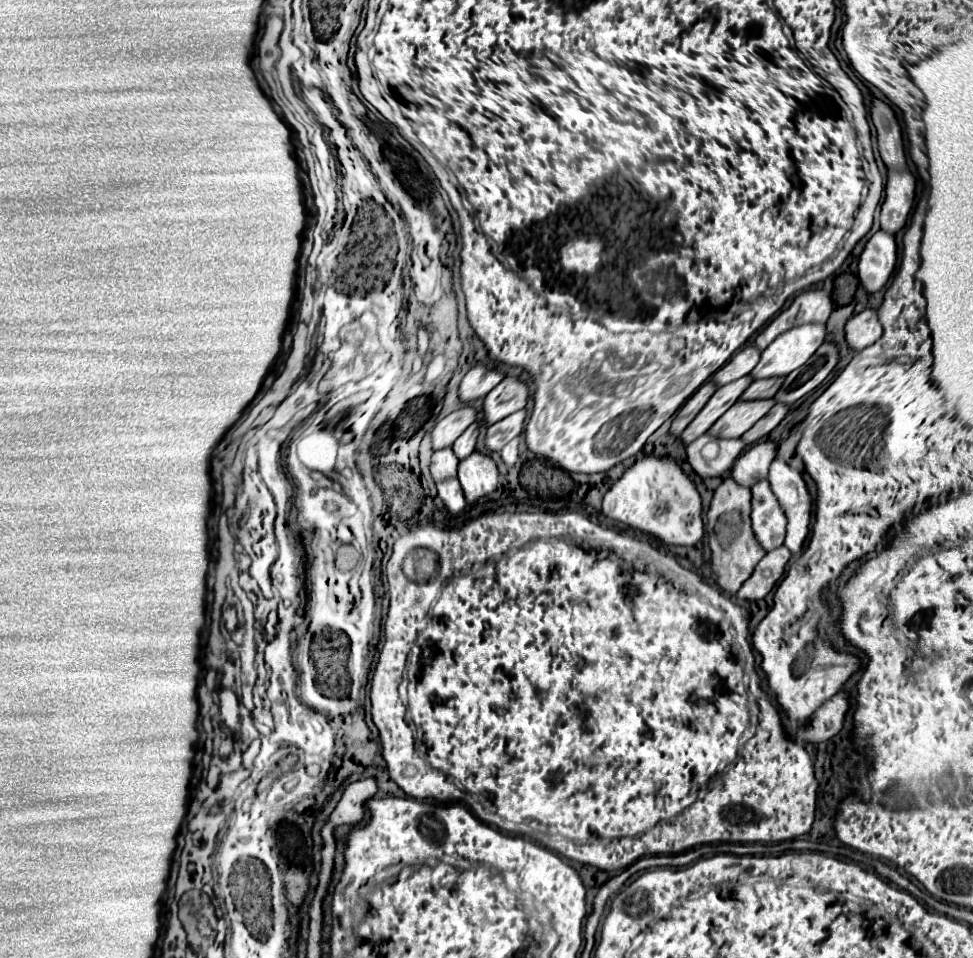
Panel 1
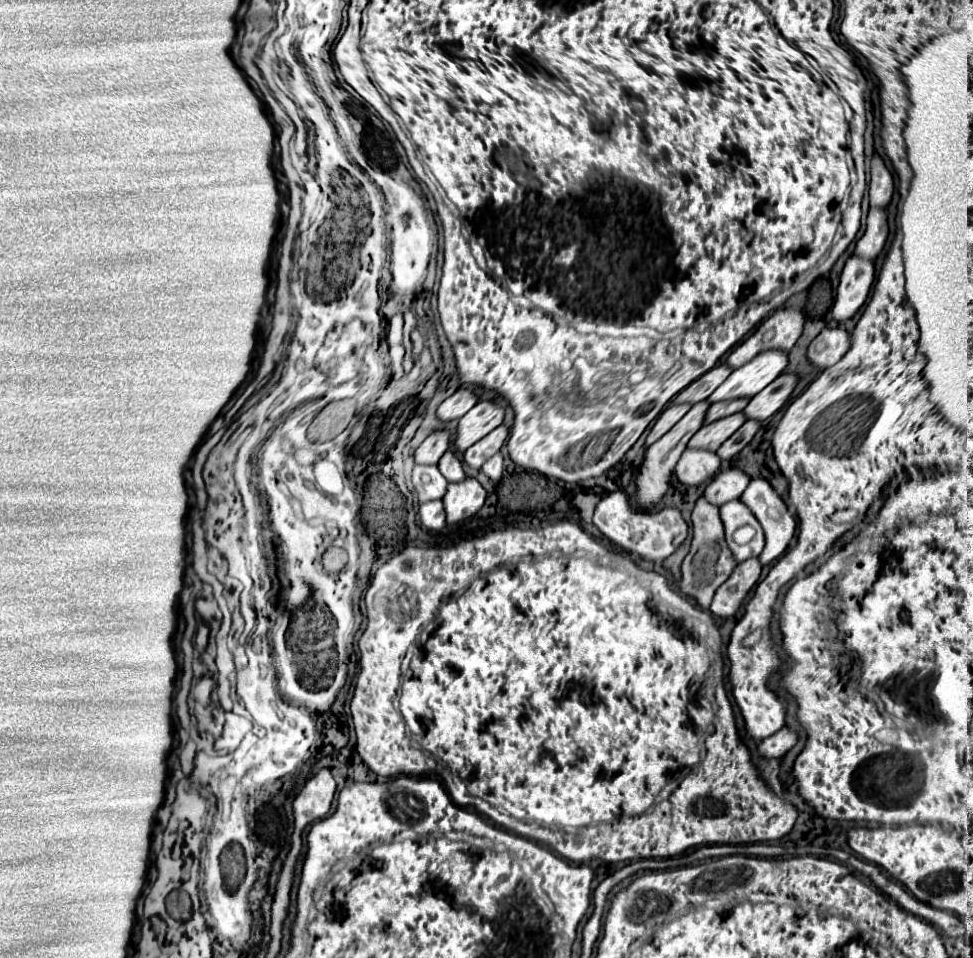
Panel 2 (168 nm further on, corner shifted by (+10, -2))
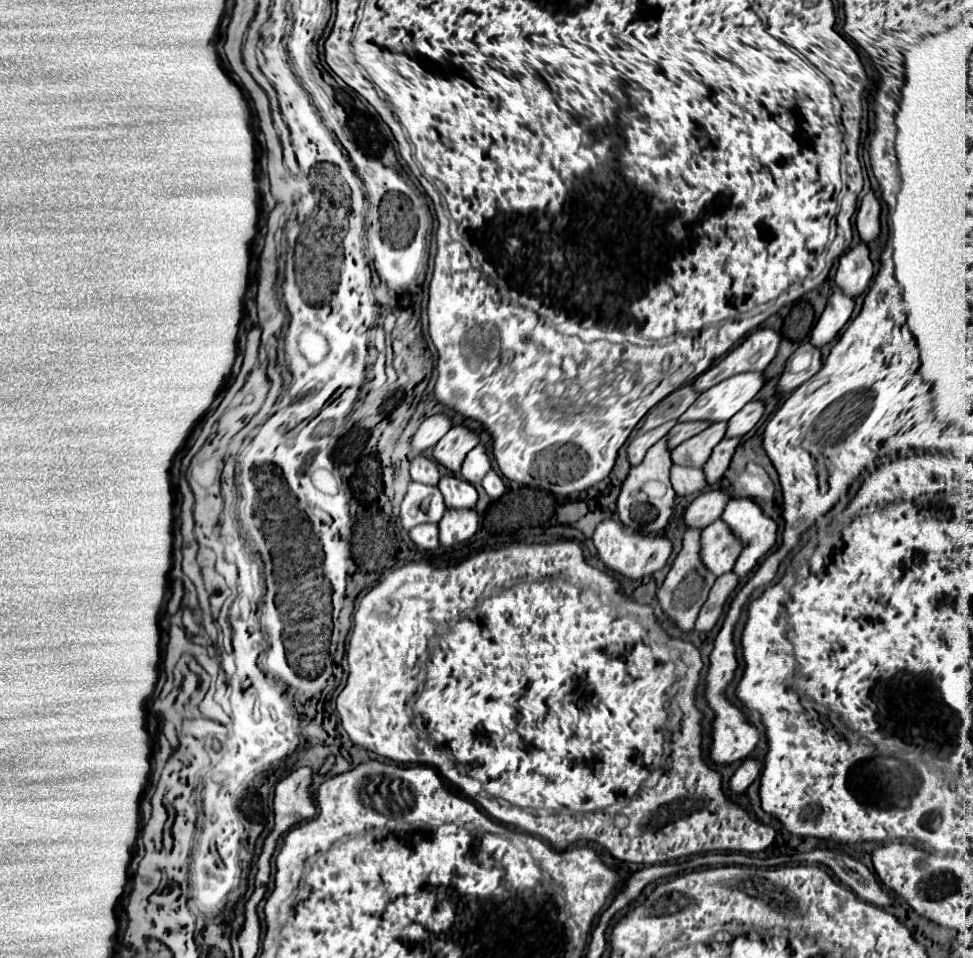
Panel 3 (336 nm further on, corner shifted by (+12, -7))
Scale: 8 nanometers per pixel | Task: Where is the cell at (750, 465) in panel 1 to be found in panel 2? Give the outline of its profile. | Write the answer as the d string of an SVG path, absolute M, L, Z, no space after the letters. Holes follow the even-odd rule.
M730 466L726 470L720 470L712 478L712 482L704 490L704 496L708 502L722 506L734 498L740 498L748 484L750 484L750 476L744 470Z

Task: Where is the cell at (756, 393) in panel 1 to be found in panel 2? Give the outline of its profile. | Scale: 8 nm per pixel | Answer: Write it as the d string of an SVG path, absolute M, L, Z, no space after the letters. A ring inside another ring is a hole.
M738 398L738 402L716 402L710 406L710 410L706 414L706 422L714 422L714 420L730 416L734 412L742 412L748 402L750 402L750 398Z

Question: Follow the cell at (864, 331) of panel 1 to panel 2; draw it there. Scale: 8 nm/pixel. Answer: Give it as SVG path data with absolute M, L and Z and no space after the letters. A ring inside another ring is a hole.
M840 326L824 328L808 346L808 358L814 366L834 366L850 350L850 332Z

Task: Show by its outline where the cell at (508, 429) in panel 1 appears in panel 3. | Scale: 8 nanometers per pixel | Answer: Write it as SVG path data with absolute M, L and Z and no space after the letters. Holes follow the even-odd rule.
M476 445L464 459L462 463L462 477L476 485L484 479L484 475L490 471L490 459L488 459L488 453L486 453L486 447L484 445Z

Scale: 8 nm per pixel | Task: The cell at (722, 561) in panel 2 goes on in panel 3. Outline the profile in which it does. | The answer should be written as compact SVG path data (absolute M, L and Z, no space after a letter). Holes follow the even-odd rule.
M688 529L686 533L684 533L684 541L682 541L682 549L680 549L680 553L676 555L676 559L674 559L674 563L672 563L672 567L670 567L670 571L668 571L668 575L666 575L666 579L664 579L664 583L662 583L662 587L658 589L658 593L656 593L656 597L658 597L658 603L660 603L660 609L664 611L664 615L682 631L682 633L688 633L688 631L692 631L692 627L694 627L694 621L696 621L696 617L698 617L698 611L700 611L700 607L704 605L704 601L706 601L706 597L708 597L708 591L710 591L710 587L714 585L714 581L716 581L716 577L712 577L712 573L702 565L702 561L700 561L700 555L698 555L698 551L700 551L700 531L698 529Z

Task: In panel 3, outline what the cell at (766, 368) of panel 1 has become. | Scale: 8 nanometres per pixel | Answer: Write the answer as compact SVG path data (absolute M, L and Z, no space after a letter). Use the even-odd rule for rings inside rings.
M740 373L698 395L698 399L678 417L678 421L728 421L764 385L762 373Z

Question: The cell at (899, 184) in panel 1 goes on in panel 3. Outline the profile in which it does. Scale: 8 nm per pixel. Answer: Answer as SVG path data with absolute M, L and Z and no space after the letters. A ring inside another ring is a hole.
M860 243L840 257L840 265L834 277L834 287L848 297L858 297L868 287L872 273L874 271L872 271L868 247Z

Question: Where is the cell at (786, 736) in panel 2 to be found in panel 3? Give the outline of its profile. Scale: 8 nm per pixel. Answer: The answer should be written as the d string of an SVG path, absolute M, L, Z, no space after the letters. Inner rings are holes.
M750 759L750 761L744 761L744 763L736 769L736 773L730 777L728 789L730 789L734 795L742 795L758 775L760 775L760 761L752 761L752 759Z

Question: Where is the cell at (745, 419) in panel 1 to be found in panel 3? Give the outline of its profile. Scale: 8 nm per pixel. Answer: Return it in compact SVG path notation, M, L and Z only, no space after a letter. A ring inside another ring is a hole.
M712 423L704 433L698 433L688 441L680 443L672 451L674 465L704 467L704 463L712 455L712 449L724 439L724 433L726 433L726 423Z

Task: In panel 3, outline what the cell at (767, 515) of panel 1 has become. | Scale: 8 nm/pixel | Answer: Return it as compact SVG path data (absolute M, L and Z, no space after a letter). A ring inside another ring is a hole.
M720 519L700 533L700 559L716 577L732 571L740 549L740 541Z

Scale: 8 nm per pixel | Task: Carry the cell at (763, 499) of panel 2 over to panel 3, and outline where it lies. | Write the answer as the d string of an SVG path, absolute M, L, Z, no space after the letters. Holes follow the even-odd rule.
M730 499L720 519L742 541L742 551L734 563L732 573L744 581L758 559L772 549L778 525L766 517L752 499Z

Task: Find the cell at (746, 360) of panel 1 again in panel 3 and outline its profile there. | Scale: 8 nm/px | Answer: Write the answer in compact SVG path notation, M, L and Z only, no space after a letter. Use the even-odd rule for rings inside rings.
M684 385L680 389L676 389L674 393L670 393L668 397L664 397L658 405L654 405L642 427L640 427L640 433L646 433L646 431L652 431L656 427L660 427L662 423L666 421L672 421L672 419L678 419L694 401L696 401L698 393L692 389L692 385Z

